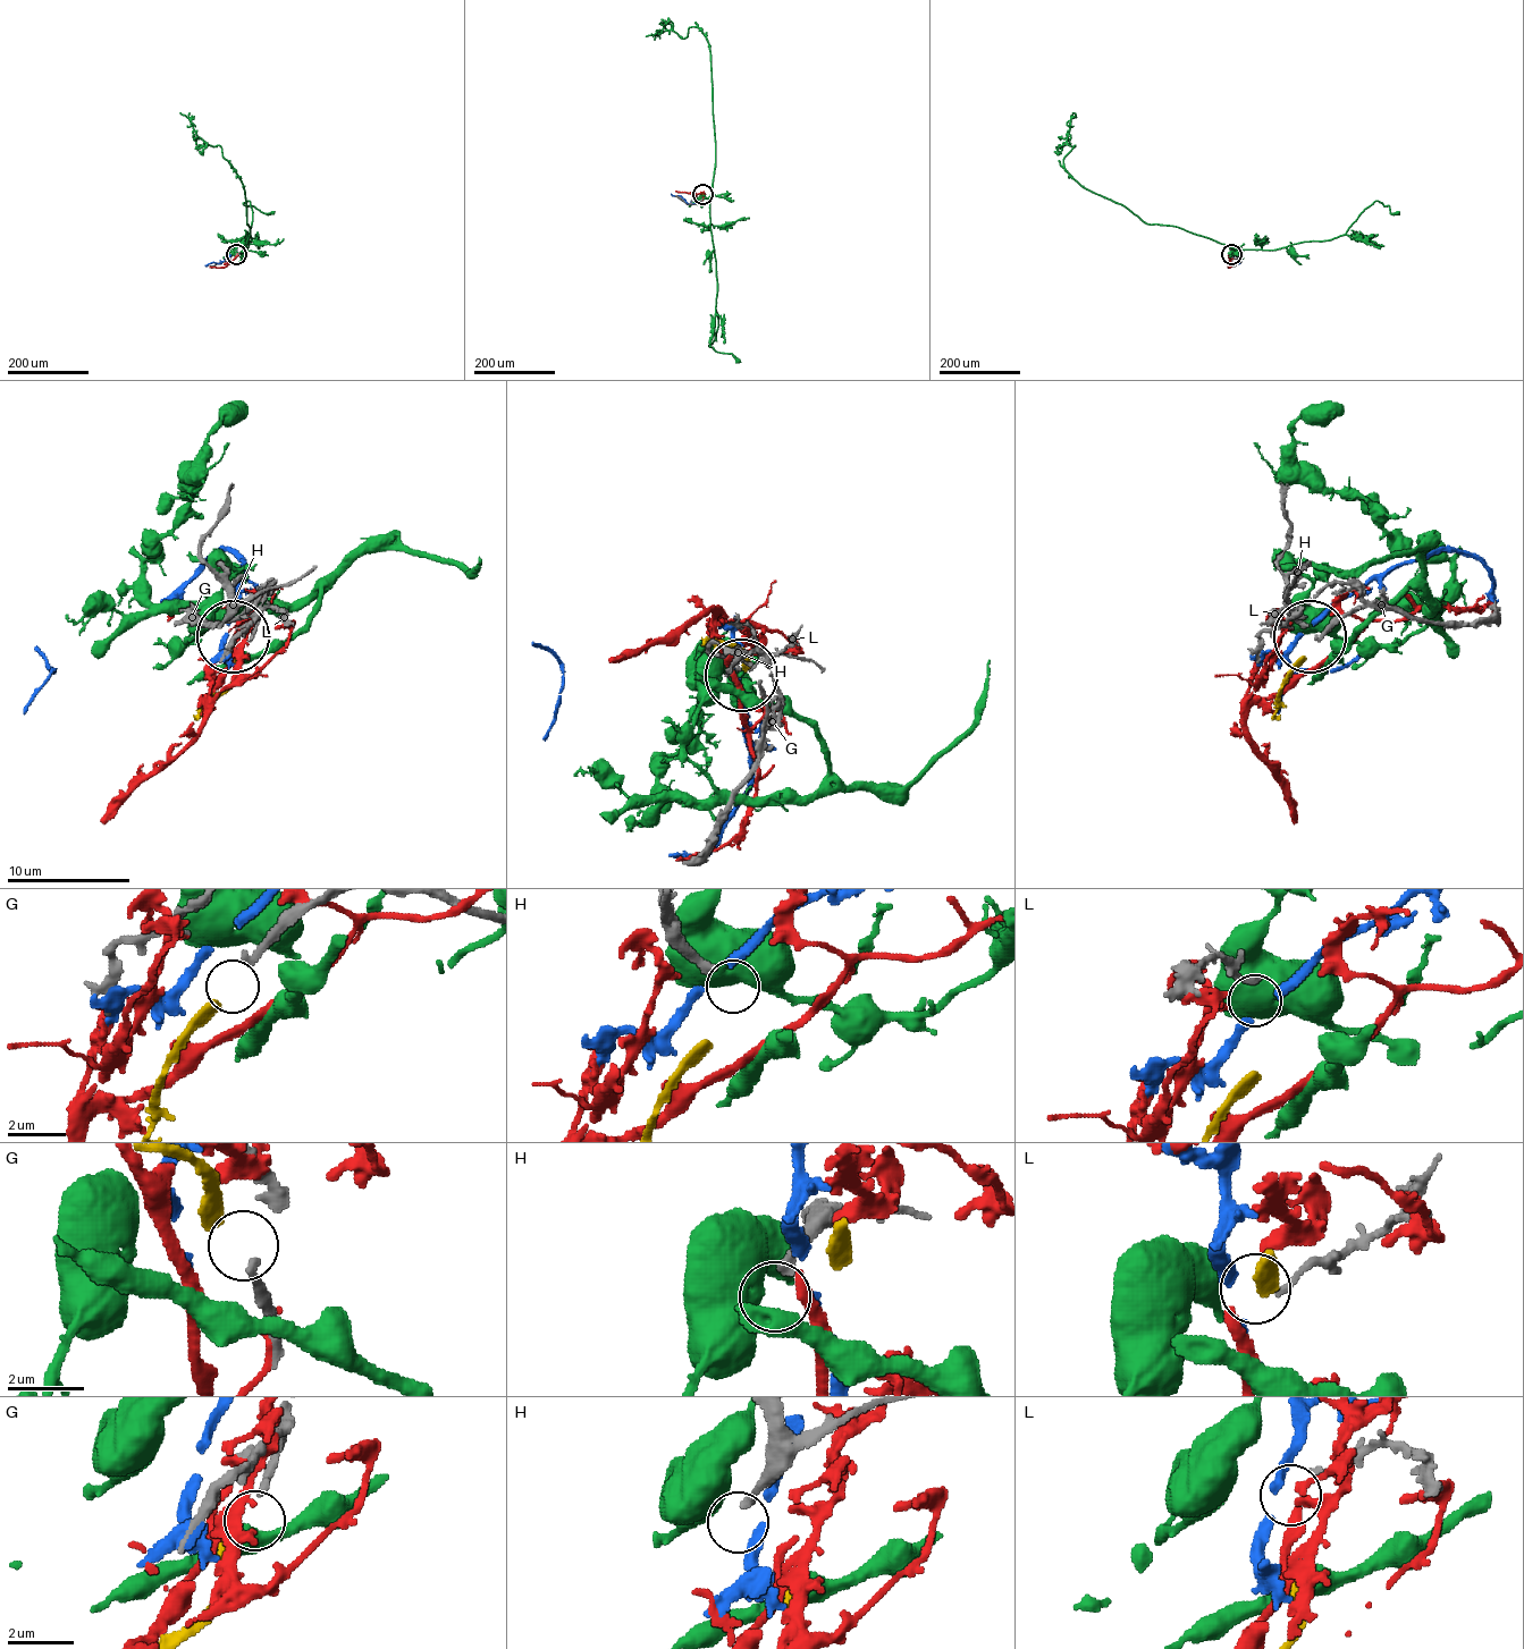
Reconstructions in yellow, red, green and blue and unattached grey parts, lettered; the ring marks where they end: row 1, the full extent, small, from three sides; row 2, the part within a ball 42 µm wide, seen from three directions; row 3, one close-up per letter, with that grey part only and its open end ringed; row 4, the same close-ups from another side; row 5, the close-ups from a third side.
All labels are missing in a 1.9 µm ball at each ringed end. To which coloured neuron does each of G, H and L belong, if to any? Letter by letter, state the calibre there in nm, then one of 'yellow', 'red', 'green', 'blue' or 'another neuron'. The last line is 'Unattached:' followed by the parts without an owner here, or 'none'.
G: 240 nm thick; yellow
H: 260 nm thick; another neuron
L: 160 nm thick; blue
Unattached: H

